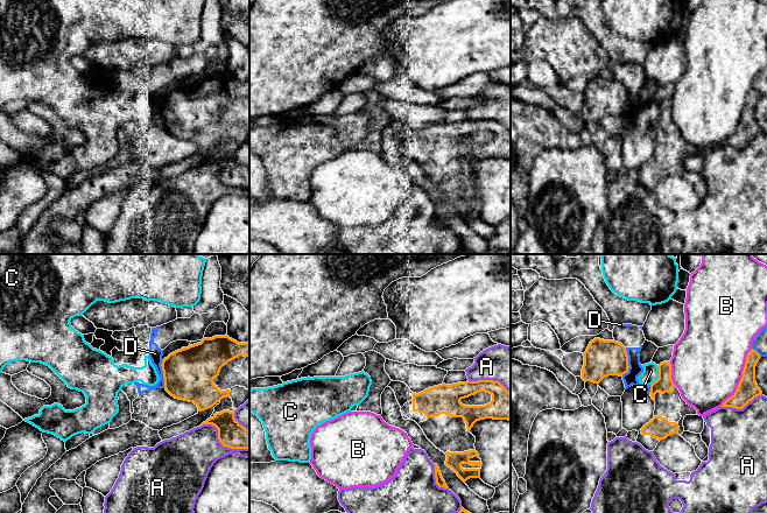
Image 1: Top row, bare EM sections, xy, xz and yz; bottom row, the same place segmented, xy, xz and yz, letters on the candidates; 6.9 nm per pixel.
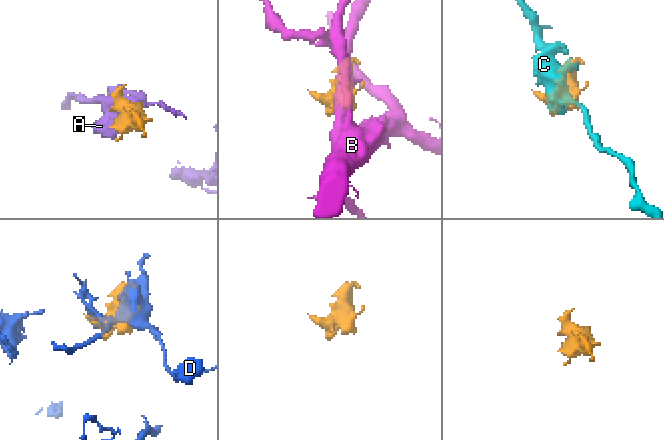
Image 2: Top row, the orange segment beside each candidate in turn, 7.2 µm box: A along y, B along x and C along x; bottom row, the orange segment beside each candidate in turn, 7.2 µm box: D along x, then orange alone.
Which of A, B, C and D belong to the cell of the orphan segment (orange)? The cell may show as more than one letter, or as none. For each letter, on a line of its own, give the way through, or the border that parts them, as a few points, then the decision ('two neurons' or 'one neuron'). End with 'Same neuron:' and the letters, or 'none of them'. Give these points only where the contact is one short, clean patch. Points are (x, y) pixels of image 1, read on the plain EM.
A: two neurons
B: two neurons
C: two neurons
D: two neurons
Same neuron: none of them

